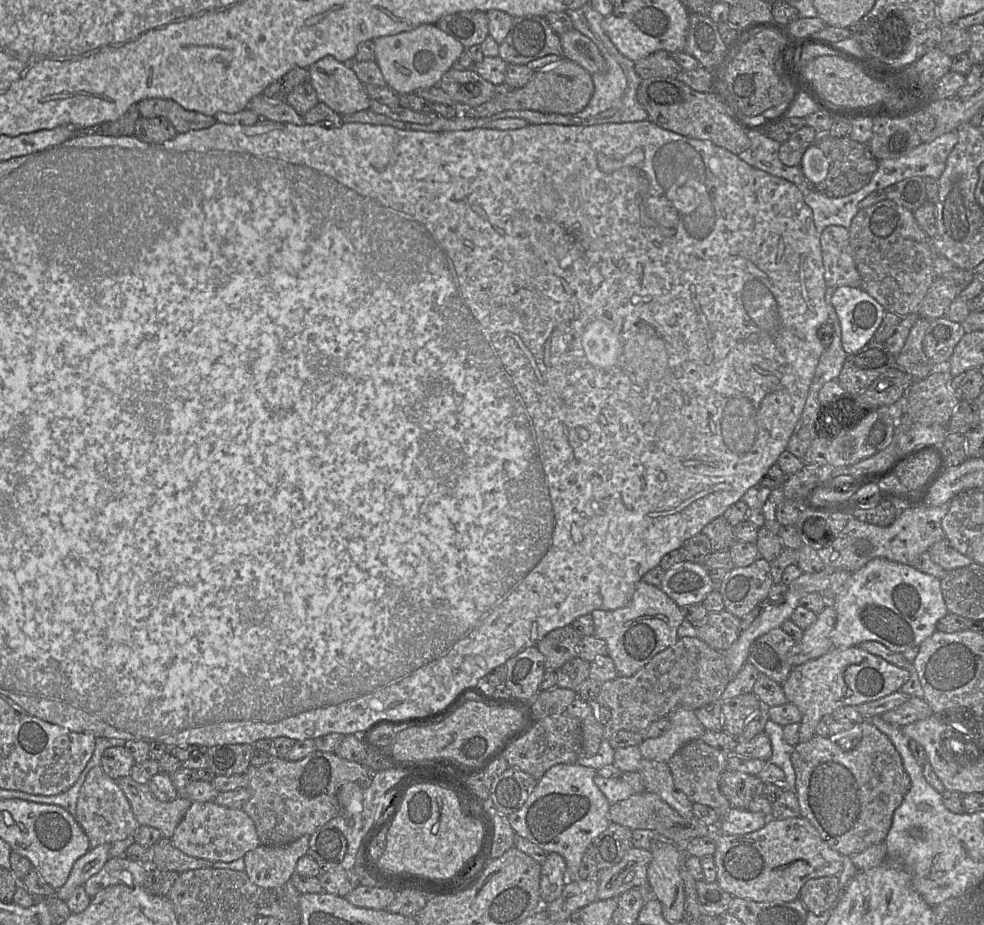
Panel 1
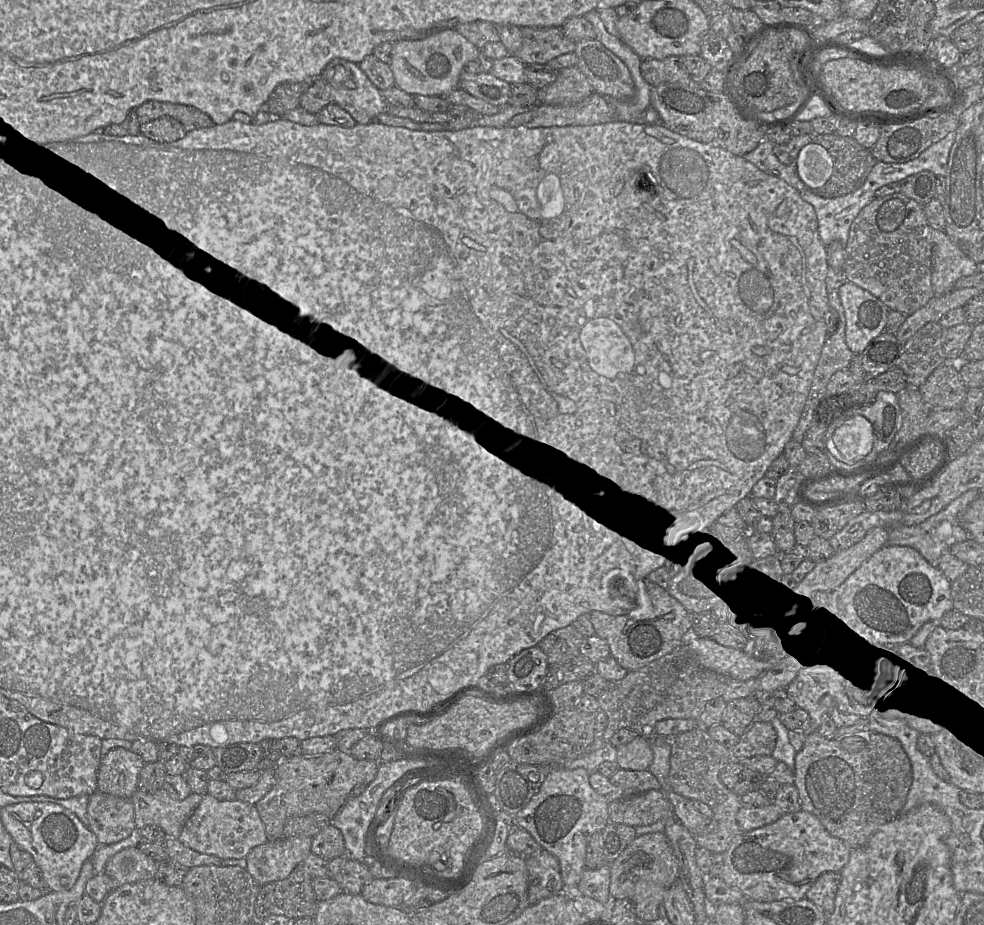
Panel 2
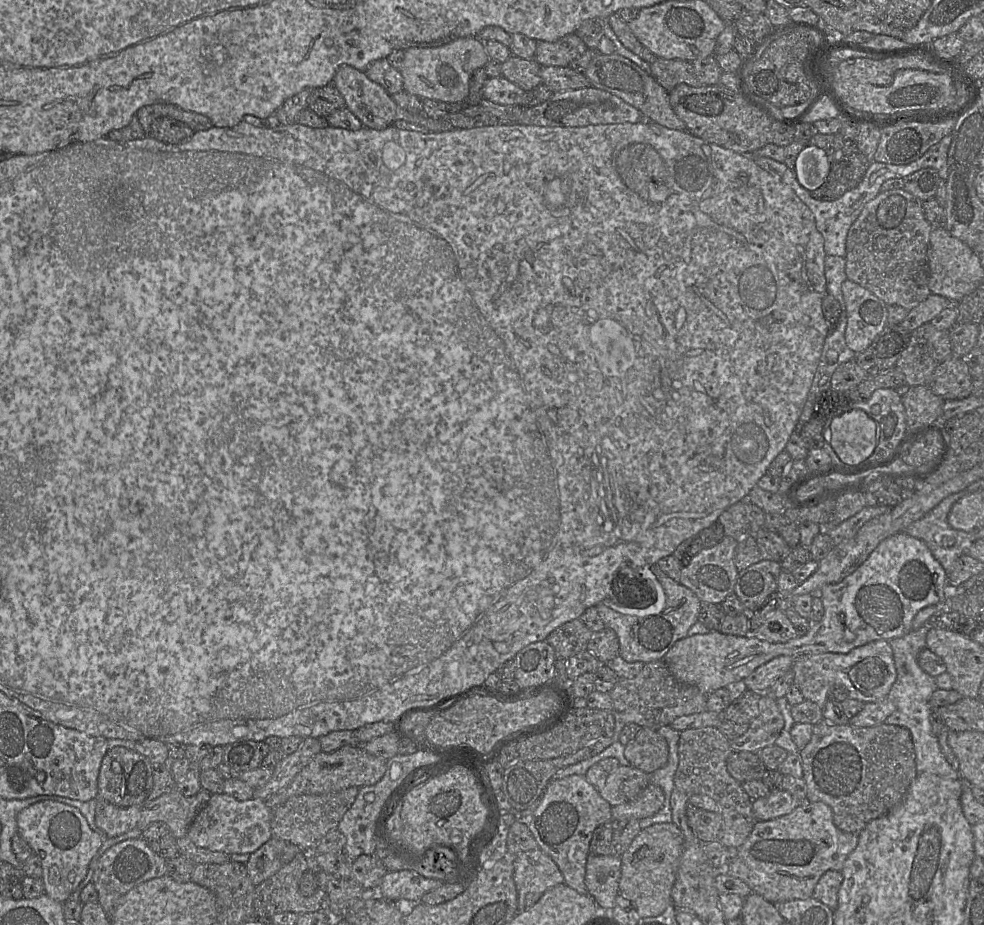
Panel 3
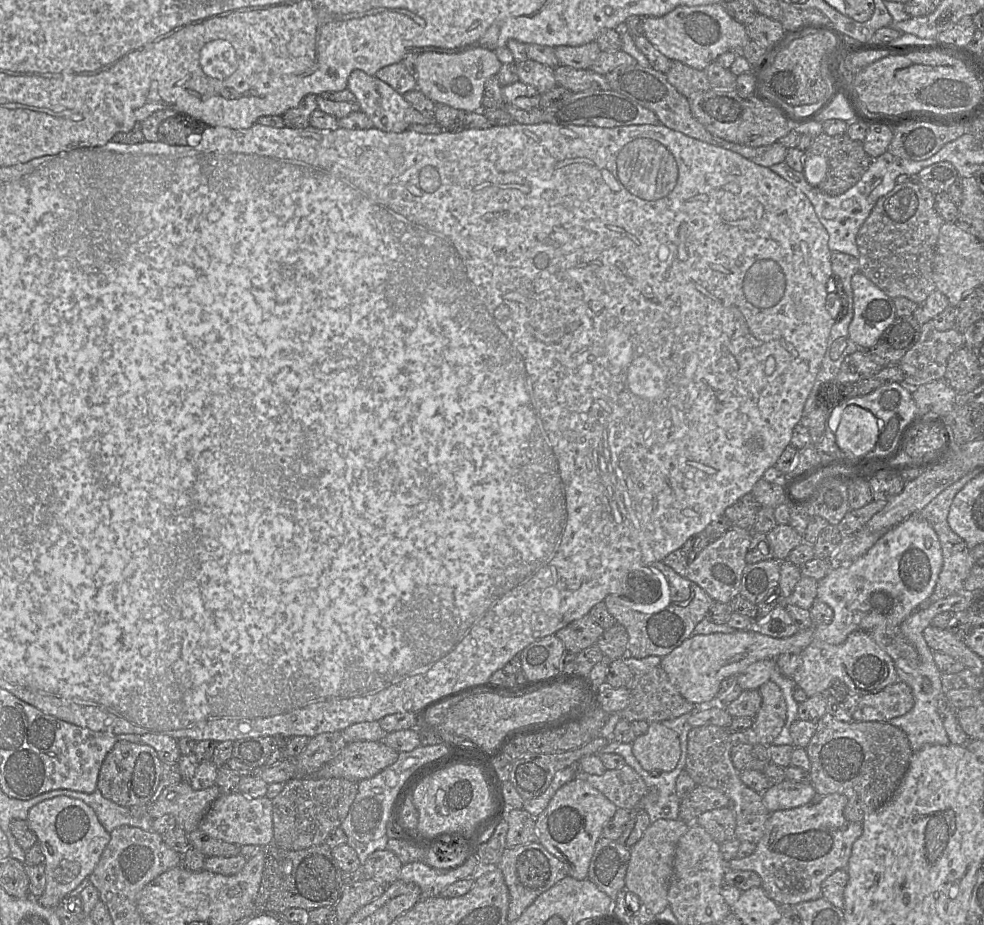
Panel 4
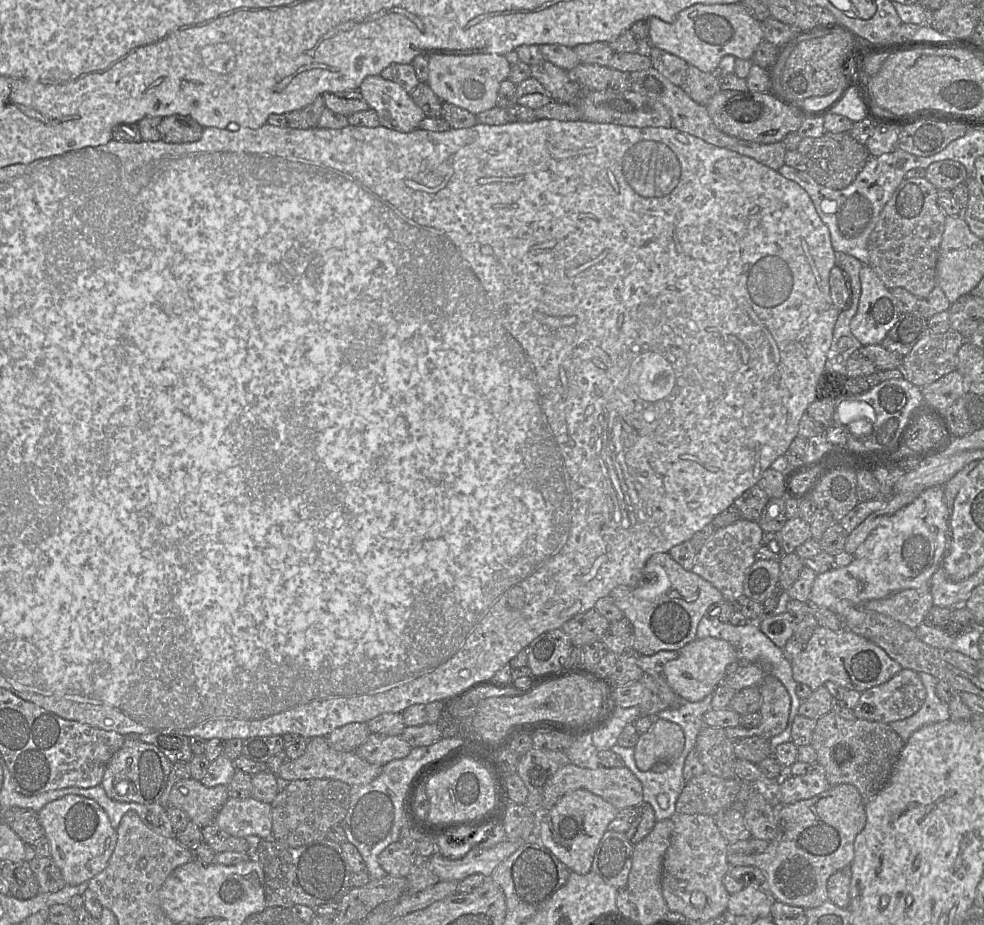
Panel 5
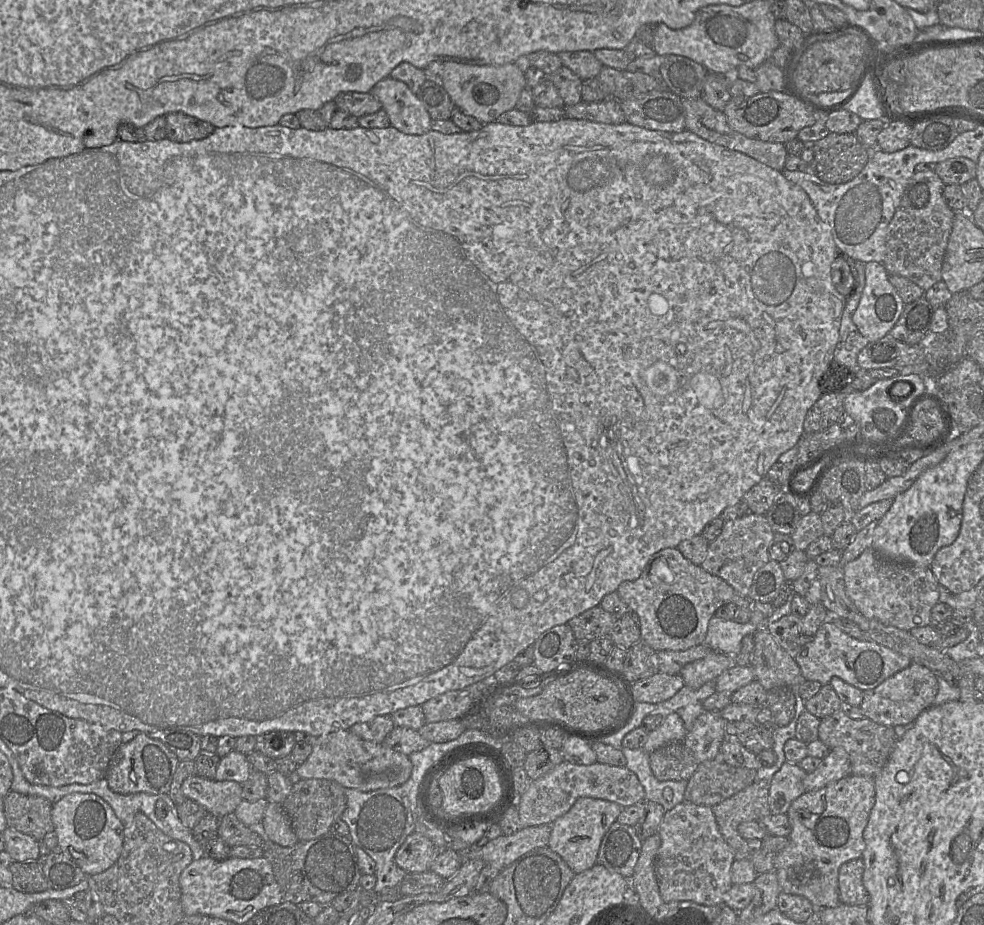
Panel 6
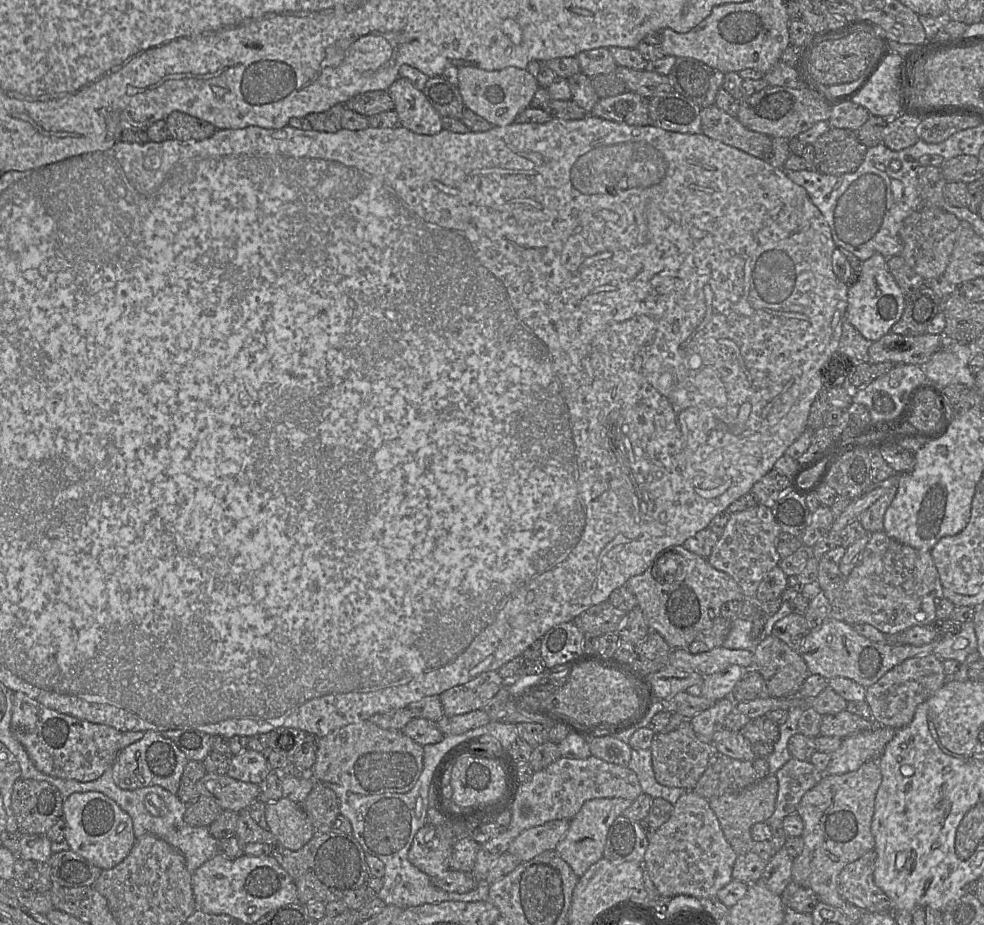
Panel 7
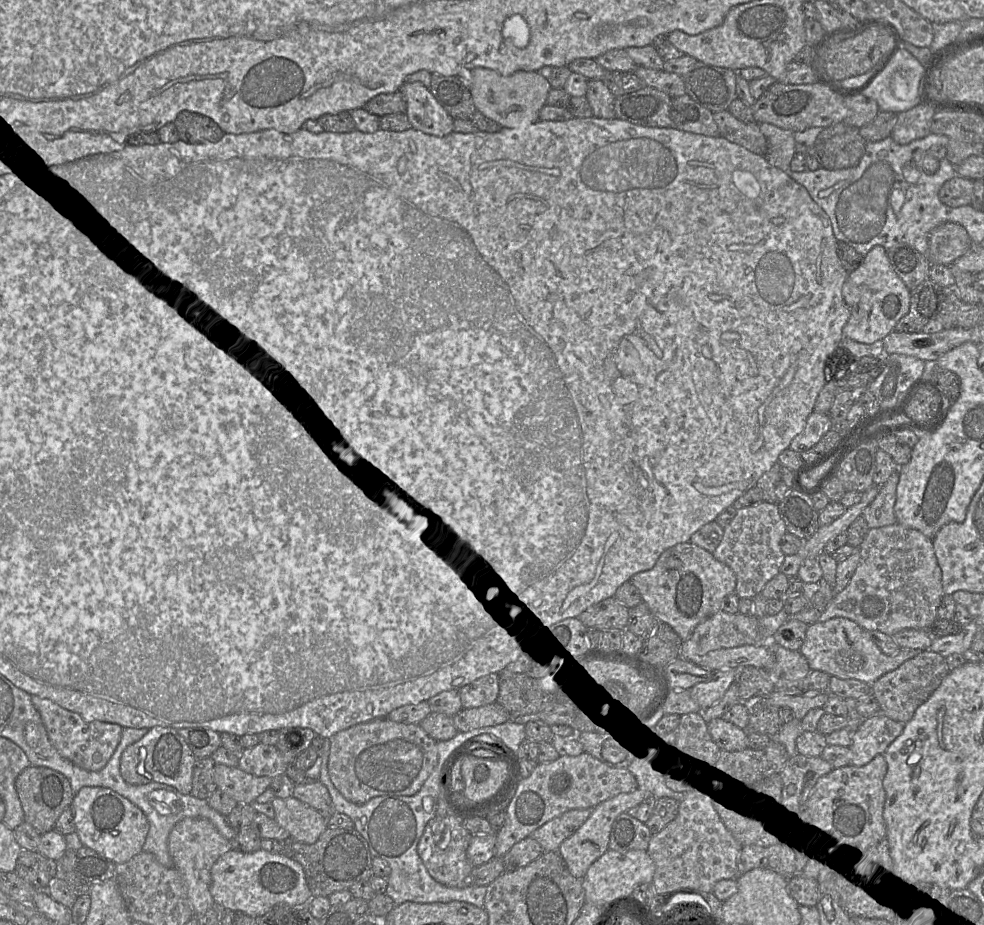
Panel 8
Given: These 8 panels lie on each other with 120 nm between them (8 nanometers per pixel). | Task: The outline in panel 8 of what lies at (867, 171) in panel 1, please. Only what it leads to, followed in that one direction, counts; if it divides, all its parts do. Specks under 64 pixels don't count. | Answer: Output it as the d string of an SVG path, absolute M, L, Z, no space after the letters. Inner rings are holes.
M843 121L823 128L813 145L821 167L828 170L856 166L865 152L865 147L866 141L859 128Z

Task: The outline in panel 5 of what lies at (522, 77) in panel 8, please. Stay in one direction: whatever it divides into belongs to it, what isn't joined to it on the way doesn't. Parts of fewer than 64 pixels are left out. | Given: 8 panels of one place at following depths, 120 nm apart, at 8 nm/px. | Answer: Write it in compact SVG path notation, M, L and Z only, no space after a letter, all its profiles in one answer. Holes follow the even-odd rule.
M498 54L429 56L428 85L443 103L451 103L476 115L497 106L502 81L508 79L510 63Z

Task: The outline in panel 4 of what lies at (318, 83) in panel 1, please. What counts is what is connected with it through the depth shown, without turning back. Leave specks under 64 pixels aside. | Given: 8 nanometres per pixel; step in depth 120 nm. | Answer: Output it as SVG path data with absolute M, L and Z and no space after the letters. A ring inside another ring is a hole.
M354 70L349 75L347 88L356 96L360 110L373 122L374 128L385 132L403 132L418 124L433 121L423 116L405 98L384 81L361 70Z

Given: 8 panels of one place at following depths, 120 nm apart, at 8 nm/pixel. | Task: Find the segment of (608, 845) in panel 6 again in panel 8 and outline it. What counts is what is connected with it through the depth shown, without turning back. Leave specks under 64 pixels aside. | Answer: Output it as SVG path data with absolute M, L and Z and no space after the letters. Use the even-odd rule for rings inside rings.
M624 812L612 824L609 849L618 852L647 851L651 837L652 833L645 823Z

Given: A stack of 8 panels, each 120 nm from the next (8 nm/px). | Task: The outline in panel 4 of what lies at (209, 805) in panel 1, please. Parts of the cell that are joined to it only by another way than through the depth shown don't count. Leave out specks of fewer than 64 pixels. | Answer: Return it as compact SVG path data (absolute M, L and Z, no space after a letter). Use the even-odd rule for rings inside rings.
M239 792L221 794L201 819L198 830L240 846L267 847L273 844L272 802L268 797L248 798Z

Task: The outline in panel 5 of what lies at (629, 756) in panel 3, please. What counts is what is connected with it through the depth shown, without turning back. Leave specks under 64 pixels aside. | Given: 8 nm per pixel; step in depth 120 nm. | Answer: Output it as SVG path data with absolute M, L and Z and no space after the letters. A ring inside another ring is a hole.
M655 718L652 727L640 734L634 747L634 759L641 771L648 771L658 763L673 762L685 744L682 728L671 721Z

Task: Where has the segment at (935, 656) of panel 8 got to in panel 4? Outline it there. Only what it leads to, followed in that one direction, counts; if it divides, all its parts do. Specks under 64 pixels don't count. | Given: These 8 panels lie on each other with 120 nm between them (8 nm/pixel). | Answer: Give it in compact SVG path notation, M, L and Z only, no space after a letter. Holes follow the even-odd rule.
M897 681L878 693L862 696L852 717L856 722L888 722L908 713L914 704L909 685Z

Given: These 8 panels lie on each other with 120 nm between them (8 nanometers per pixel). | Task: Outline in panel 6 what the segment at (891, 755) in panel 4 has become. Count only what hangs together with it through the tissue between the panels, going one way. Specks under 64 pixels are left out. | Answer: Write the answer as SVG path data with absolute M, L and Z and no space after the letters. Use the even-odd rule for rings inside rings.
M842 711L824 717L818 728L818 739L829 749L842 747L849 755L851 775L859 775L874 778L886 765L898 740L894 727L878 724L871 719L852 719Z

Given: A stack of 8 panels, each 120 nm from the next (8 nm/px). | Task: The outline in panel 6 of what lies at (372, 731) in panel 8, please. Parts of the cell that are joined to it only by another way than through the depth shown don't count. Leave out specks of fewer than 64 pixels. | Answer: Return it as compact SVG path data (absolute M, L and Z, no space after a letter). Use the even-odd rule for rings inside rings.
M339 730L317 737L312 753L295 772L301 779L327 779L344 788L371 792L404 784L411 776L412 763L407 755L383 743L364 740L349 730Z

